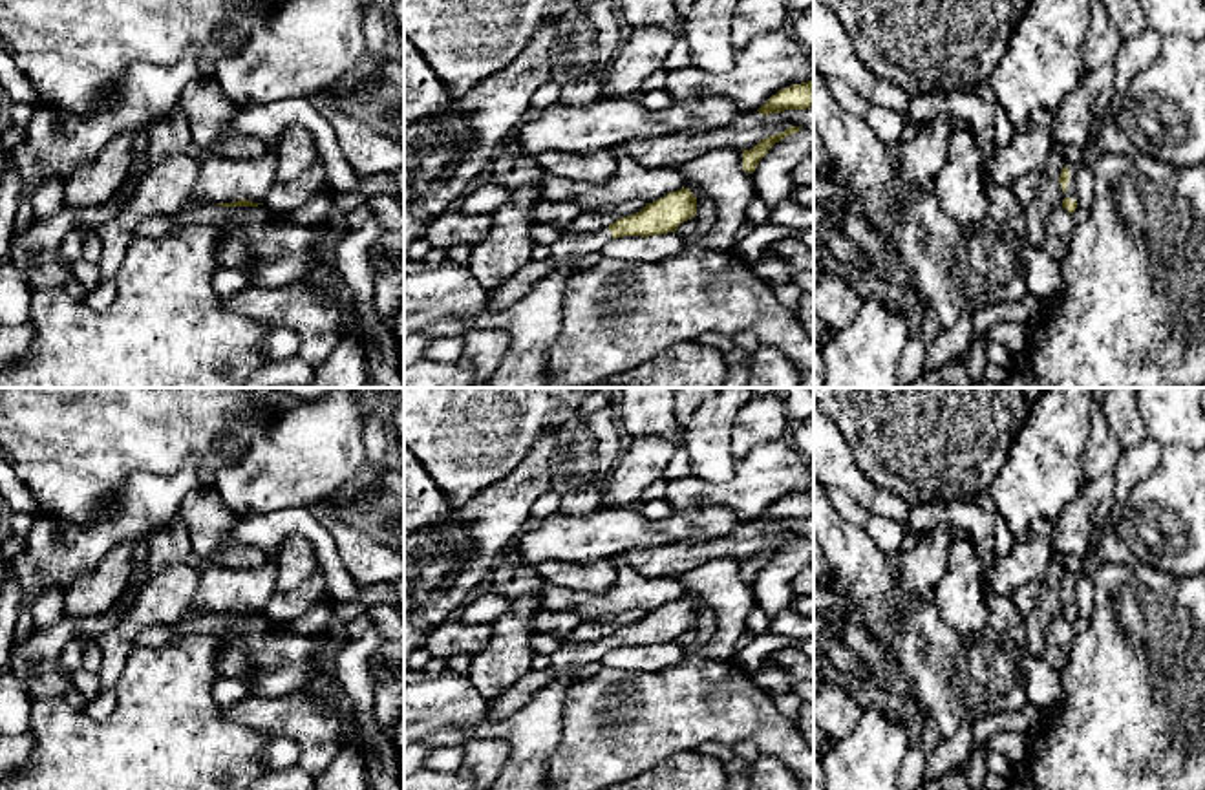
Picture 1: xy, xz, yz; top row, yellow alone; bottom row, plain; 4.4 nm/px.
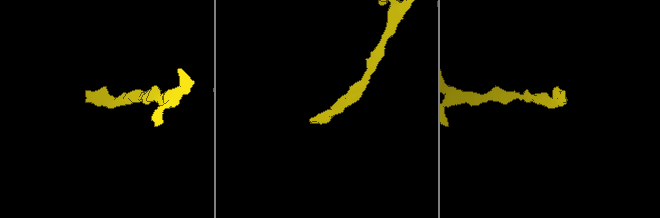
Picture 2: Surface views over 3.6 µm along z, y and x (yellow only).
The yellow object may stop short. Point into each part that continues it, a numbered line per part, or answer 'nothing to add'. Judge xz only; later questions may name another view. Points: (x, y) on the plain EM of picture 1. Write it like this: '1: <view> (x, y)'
1: xz (533, 732)

